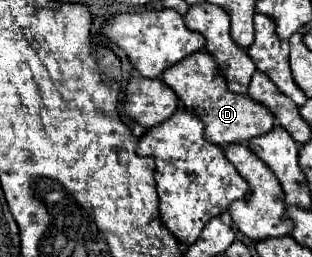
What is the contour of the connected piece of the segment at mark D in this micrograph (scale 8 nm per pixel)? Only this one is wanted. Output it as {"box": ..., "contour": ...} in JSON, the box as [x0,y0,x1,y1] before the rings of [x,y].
{"box":[162,50,274,144],"contour":[[[206,50],[194,52],[178,64],[166,68],[162,72],[162,80],[176,92],[188,110],[194,110],[202,118],[206,126],[204,136],[212,144],[246,144],[248,140],[262,136],[274,128],[274,116],[264,104],[256,104],[256,100],[252,100],[248,94],[234,94],[228,90],[226,78],[222,72],[218,72],[214,56],[210,56]]]}

